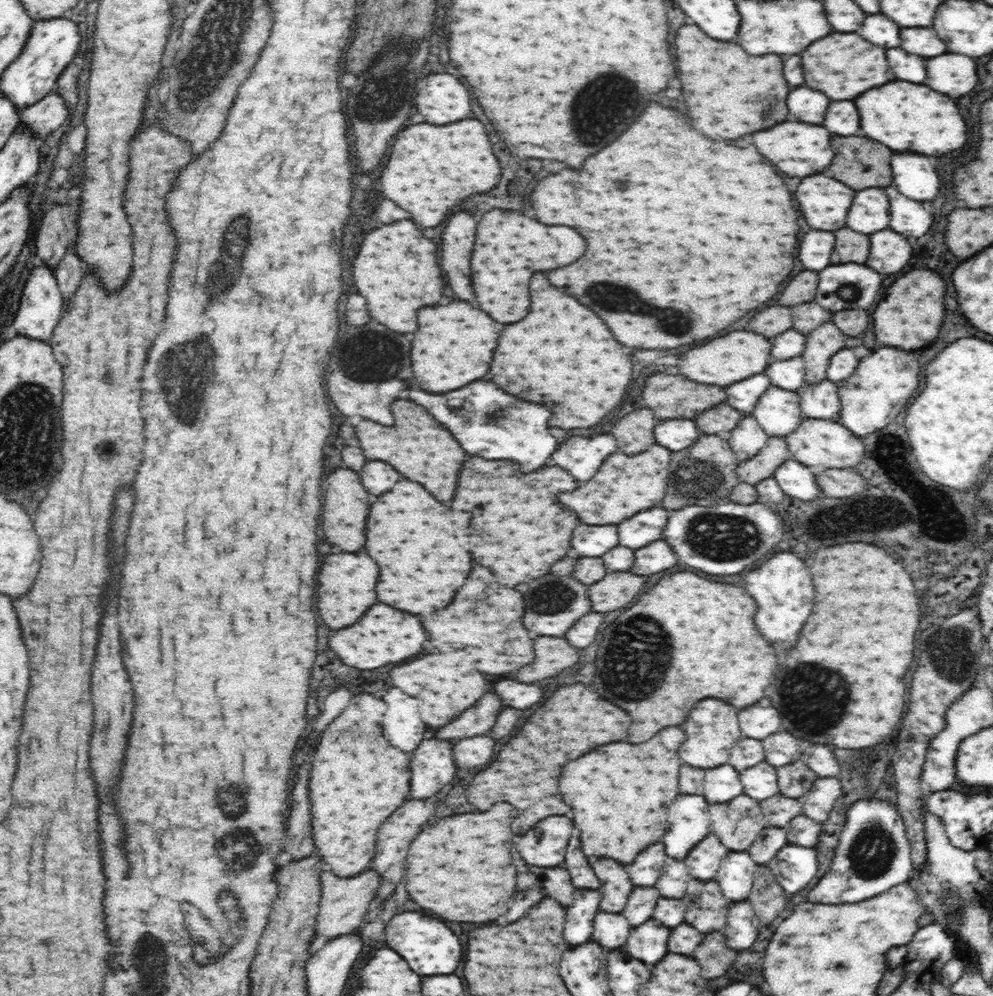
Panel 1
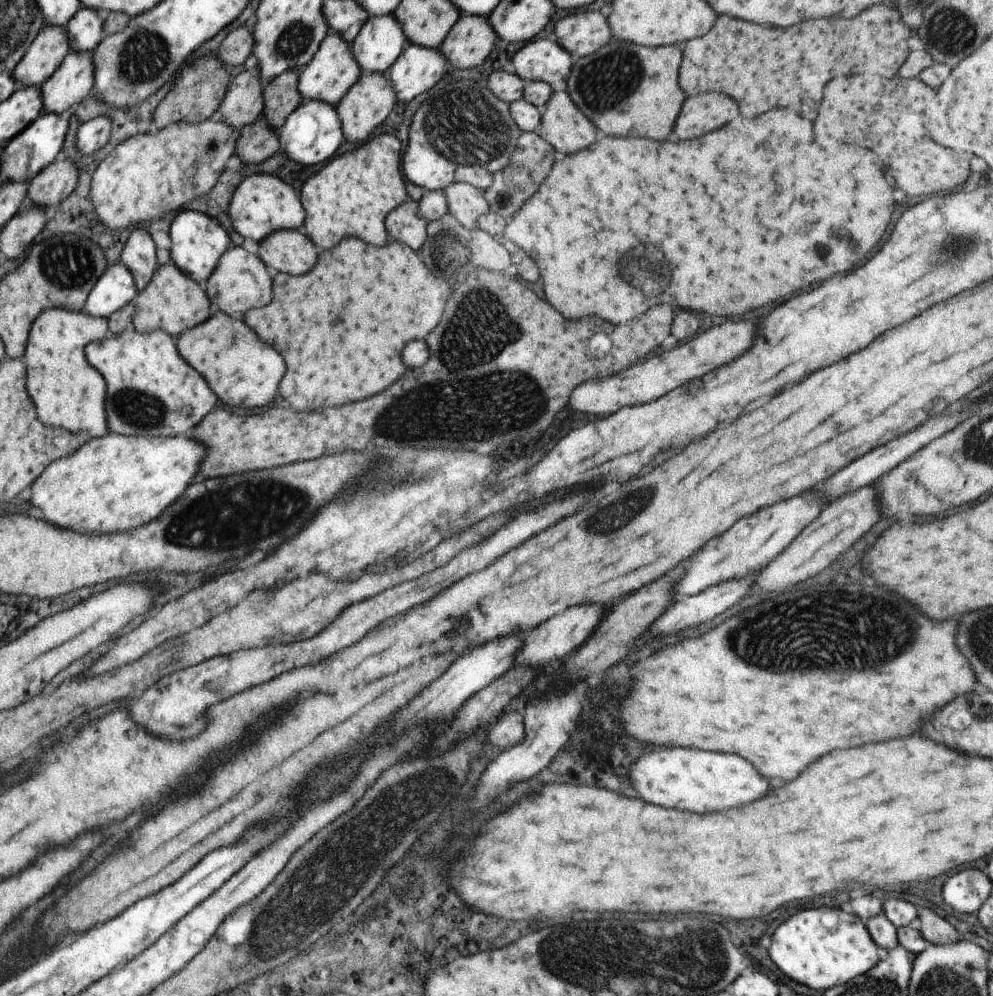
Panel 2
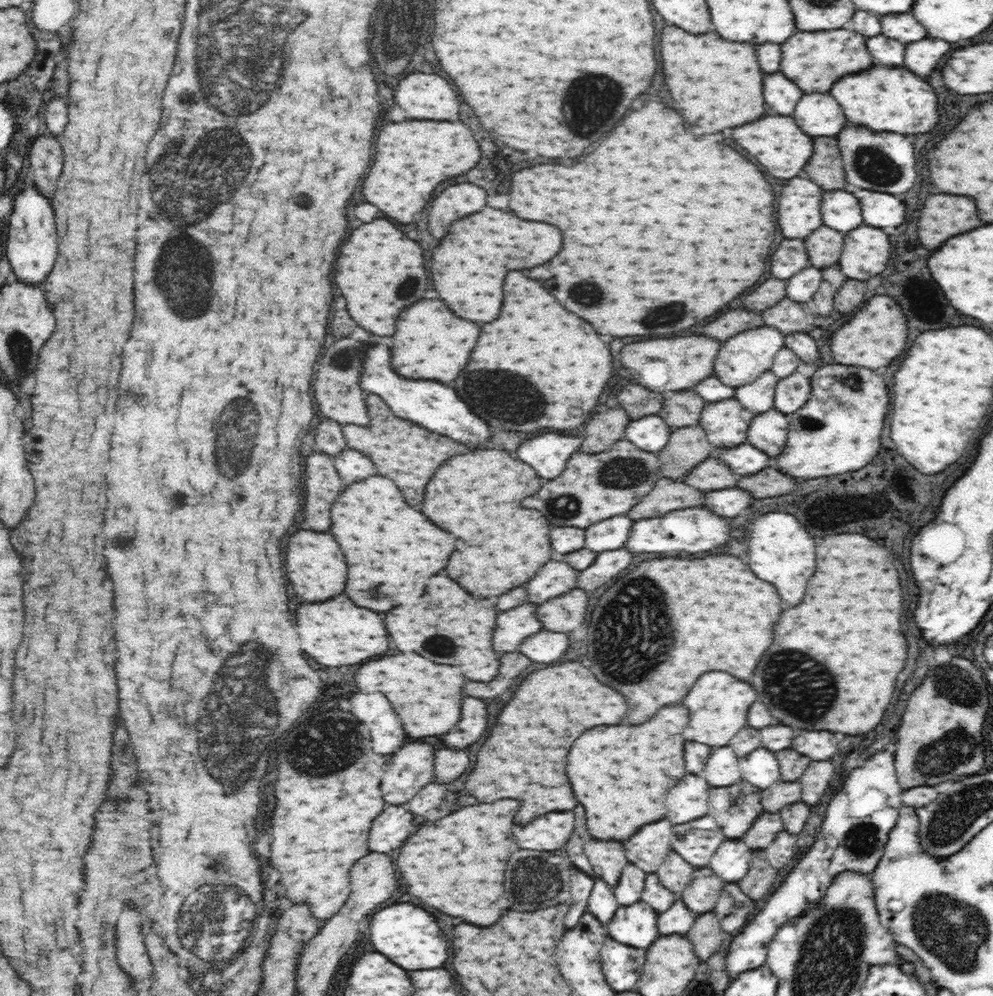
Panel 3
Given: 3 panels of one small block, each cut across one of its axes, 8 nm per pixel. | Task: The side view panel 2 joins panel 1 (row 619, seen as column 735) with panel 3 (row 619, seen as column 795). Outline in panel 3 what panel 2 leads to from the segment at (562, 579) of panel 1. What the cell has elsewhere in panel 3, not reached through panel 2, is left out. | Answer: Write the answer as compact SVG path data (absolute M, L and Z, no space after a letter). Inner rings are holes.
M526 602L512 610L500 612L494 632L494 650L514 652L526 638L538 634L542 629L535 604Z

